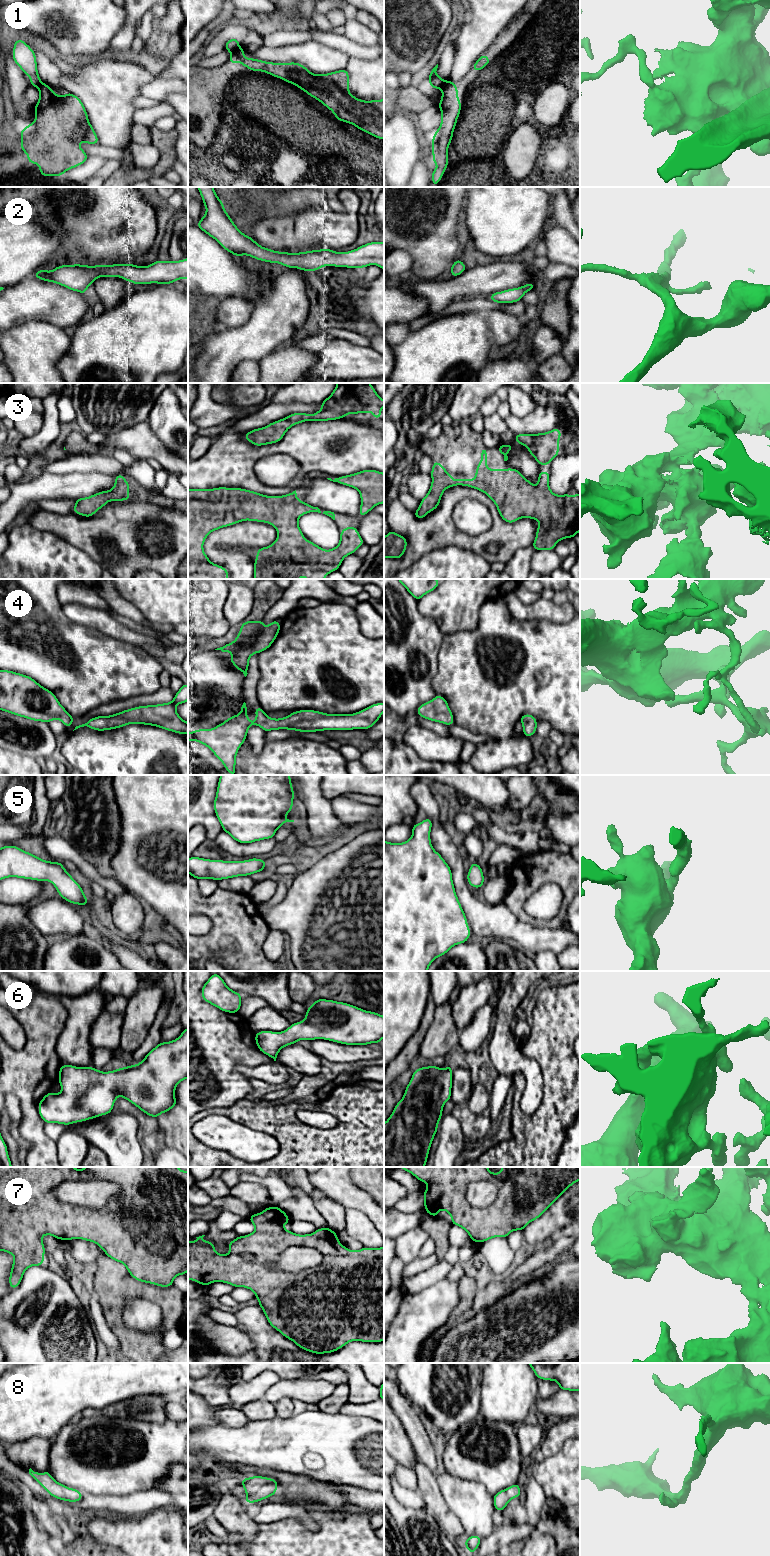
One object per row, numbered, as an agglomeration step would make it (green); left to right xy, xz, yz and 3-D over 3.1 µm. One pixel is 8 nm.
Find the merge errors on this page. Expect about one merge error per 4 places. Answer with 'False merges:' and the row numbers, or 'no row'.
False merges: 1, 7

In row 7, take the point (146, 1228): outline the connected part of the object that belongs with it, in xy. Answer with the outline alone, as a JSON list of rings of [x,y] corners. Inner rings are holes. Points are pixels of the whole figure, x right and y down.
[[[0,1167],[0,1251],[10,1253],[14,1257],[9,1276],[11,1289],[20,1285],[23,1274],[30,1266],[42,1266],[44,1264],[46,1252],[42,1242],[44,1235],[51,1235],[59,1240],[82,1239],[96,1243],[109,1258],[124,1264],[135,1280],[160,1287],[171,1287],[177,1275],[186,1276],[188,1271],[188,1171],[183,1171],[178,1167],[85,1167],[83,1170],[74,1167]],[[79,1180],[101,1180],[116,1183],[122,1192],[117,1199],[112,1200],[100,1210],[64,1203],[54,1196],[54,1190],[62,1183]]]

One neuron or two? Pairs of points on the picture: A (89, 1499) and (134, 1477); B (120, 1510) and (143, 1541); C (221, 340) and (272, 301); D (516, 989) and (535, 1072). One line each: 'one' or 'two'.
A: two
B: two
C: one
D: one

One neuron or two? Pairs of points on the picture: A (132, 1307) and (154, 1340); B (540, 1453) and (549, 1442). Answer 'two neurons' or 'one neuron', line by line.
A: two neurons
B: one neuron

